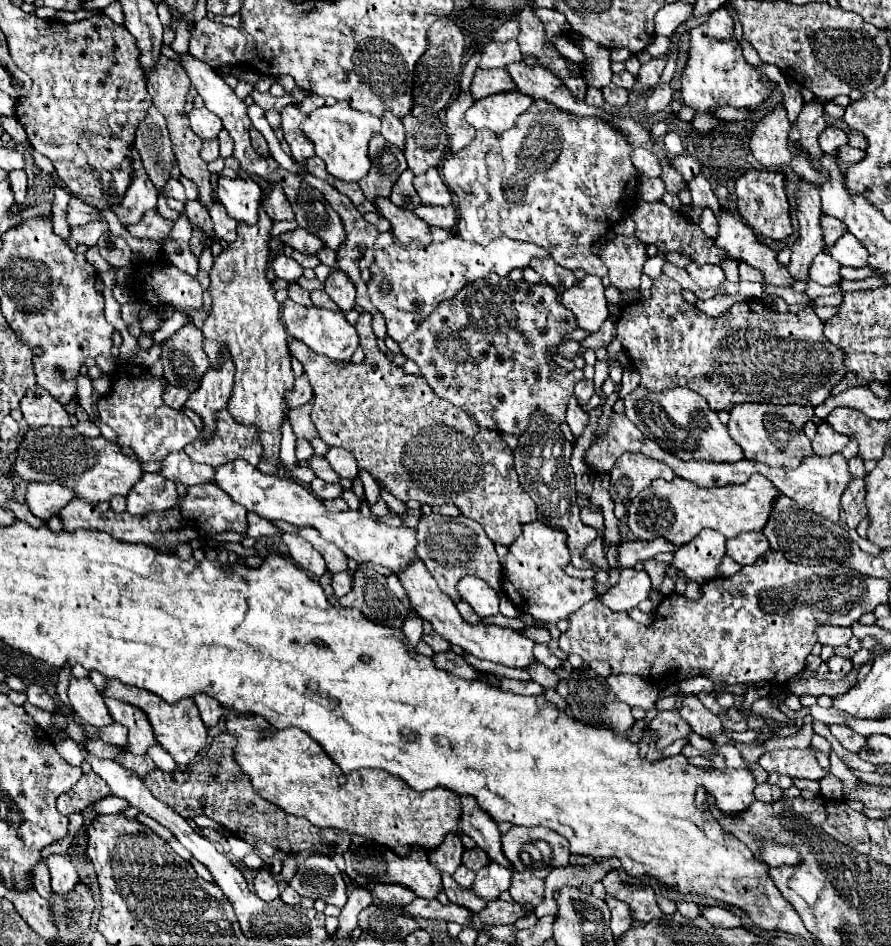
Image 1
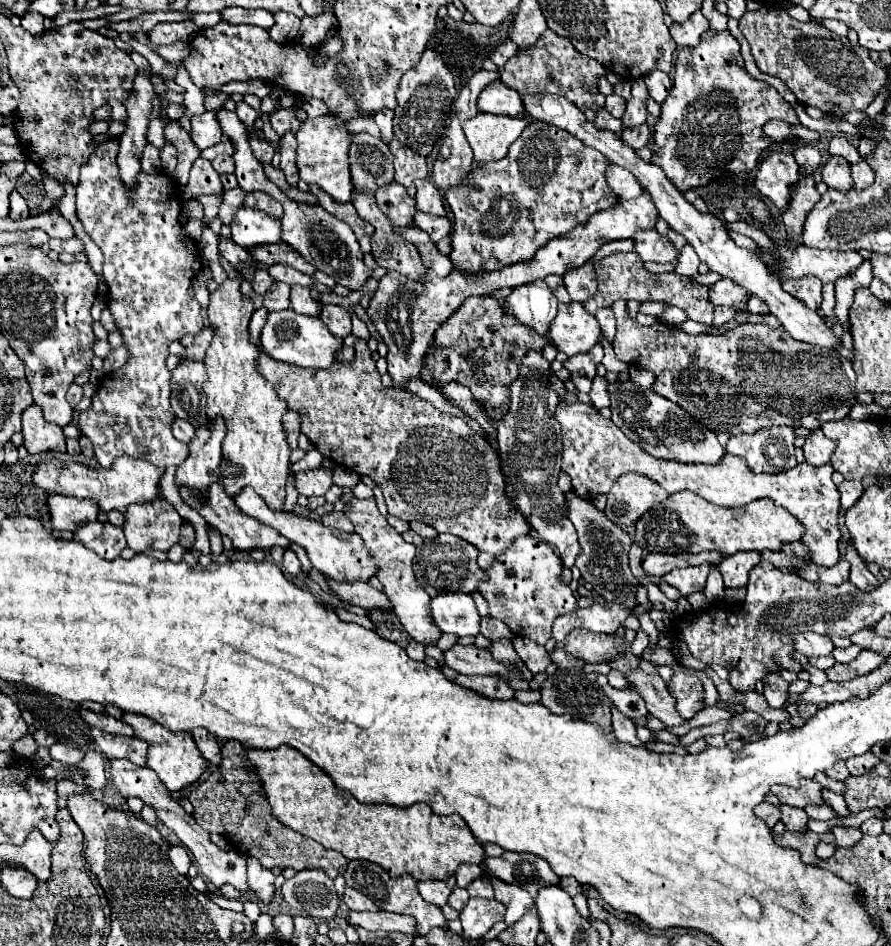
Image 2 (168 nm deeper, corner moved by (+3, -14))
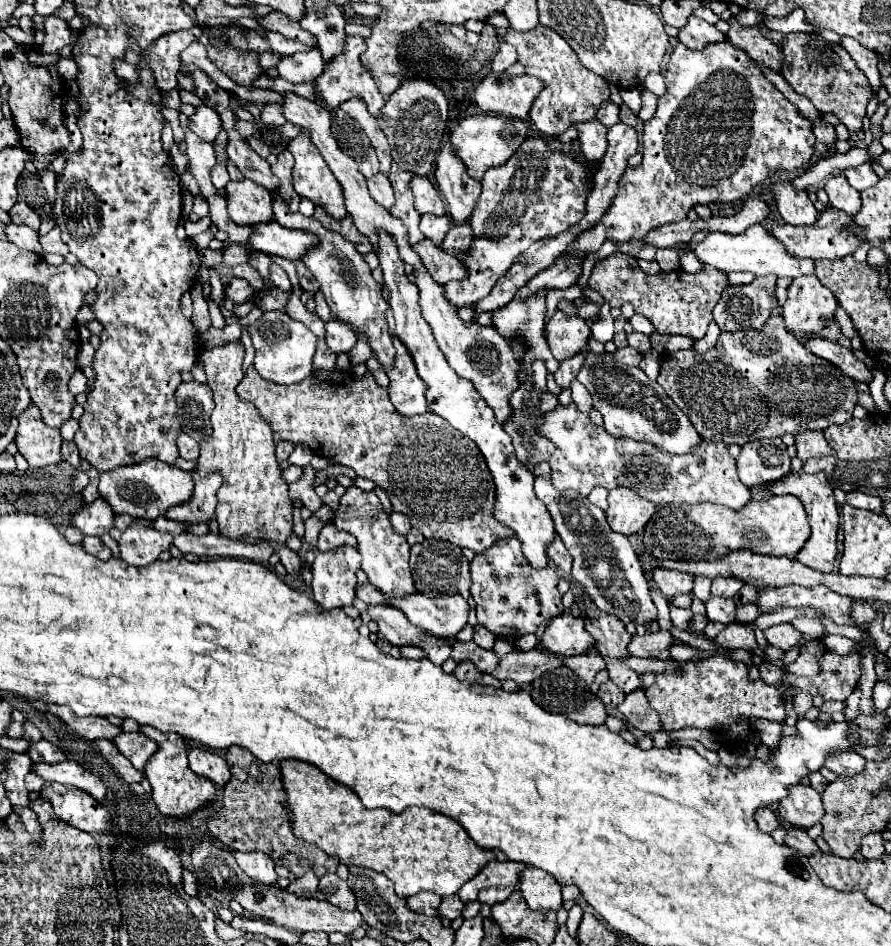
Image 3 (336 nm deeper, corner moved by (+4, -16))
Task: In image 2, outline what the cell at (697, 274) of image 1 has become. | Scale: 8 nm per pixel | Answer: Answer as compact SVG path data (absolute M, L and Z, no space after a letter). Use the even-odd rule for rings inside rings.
M722 278L722 280L718 280L716 284L710 286L708 296L710 296L710 302L714 306L732 306L732 304L736 304L738 310L744 310L746 300L748 300L750 294L742 286L738 286L736 282L732 282L730 278Z

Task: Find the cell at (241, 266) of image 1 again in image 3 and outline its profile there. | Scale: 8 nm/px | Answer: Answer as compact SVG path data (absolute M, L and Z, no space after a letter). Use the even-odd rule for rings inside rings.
M231 342L219 348L203 350L199 358L207 374L207 386L213 388L215 410L211 416L213 434L201 442L197 472L199 476L219 472L223 478L223 484L217 490L215 510L221 536L247 544L255 544L259 540L285 544L293 532L293 502L287 496L287 482L283 482L279 462L275 460L271 428L259 420L259 414L251 408L251 404L243 404L239 396L235 396L235 386L243 378L243 354L243 346L239 342ZM245 522L251 522L251 526L245 526Z

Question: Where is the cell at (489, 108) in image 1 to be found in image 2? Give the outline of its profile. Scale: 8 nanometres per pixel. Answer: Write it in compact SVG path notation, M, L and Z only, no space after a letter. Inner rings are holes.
M478 112L472 120L462 124L468 144L474 150L474 160L492 162L504 158L510 144L522 134L528 126L526 118L502 116L502 114L484 114Z

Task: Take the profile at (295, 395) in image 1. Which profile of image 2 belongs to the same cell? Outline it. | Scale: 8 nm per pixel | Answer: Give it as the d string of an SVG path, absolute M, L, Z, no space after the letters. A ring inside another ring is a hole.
M288 410L284 414L284 428L286 428L286 434L288 434L290 448L296 450L298 448L298 434L300 434L300 416L294 410Z

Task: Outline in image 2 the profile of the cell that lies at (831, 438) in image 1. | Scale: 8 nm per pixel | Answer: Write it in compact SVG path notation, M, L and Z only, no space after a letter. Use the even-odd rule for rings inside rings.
M814 430L806 436L806 444L804 444L804 458L808 464L812 466L824 466L830 462L830 456L836 448L836 442L826 438L822 434L822 430Z

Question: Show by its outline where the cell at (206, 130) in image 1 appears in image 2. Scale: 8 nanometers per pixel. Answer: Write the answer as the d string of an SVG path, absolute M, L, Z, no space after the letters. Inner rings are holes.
M204 112L200 116L190 116L192 130L190 138L196 142L200 150L216 146L222 140L222 130L214 118L214 112Z

